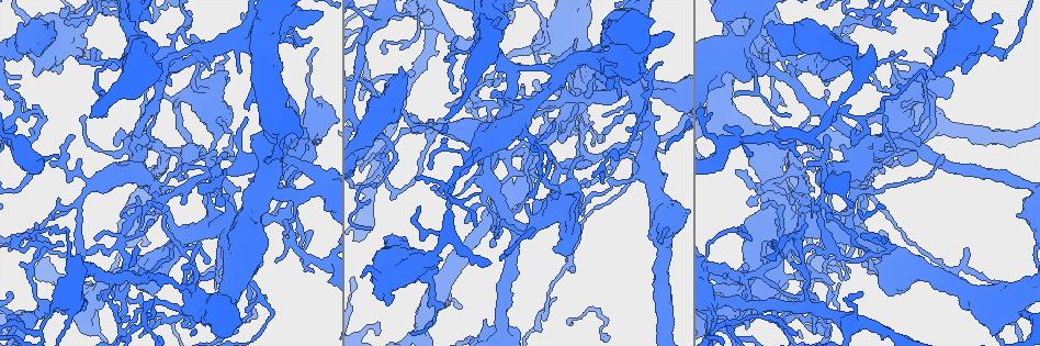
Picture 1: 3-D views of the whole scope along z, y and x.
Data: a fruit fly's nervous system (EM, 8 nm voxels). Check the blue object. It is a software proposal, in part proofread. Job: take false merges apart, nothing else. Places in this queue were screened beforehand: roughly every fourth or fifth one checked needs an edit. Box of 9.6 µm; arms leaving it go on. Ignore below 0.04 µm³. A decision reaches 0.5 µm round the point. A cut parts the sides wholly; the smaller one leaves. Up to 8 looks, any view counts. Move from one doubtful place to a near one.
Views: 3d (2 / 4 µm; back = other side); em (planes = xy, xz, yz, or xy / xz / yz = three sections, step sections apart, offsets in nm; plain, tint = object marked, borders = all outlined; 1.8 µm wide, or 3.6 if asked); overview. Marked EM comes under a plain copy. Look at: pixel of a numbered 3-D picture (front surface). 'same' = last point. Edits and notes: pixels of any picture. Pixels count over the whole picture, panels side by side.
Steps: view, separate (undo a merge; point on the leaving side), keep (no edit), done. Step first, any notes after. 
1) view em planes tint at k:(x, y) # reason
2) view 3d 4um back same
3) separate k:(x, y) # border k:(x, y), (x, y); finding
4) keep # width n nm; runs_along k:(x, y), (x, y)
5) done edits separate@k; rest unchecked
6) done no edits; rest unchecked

view 3d 2um back at 1:(797, 297) # touches itself

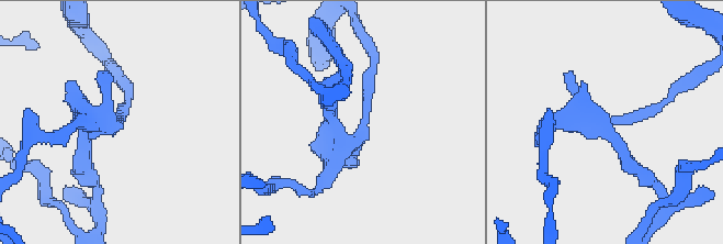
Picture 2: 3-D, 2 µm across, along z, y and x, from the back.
view em xy step 16 tint at 2:(358, 126) # now the EM

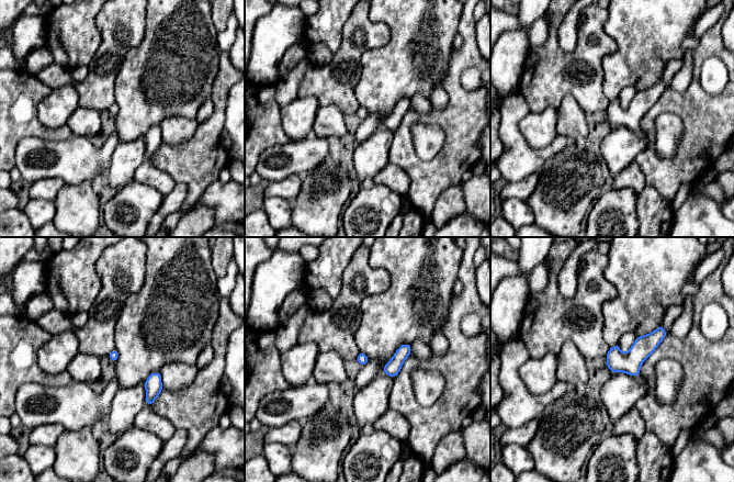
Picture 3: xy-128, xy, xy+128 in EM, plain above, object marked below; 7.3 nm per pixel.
view em planes tint same # another direction

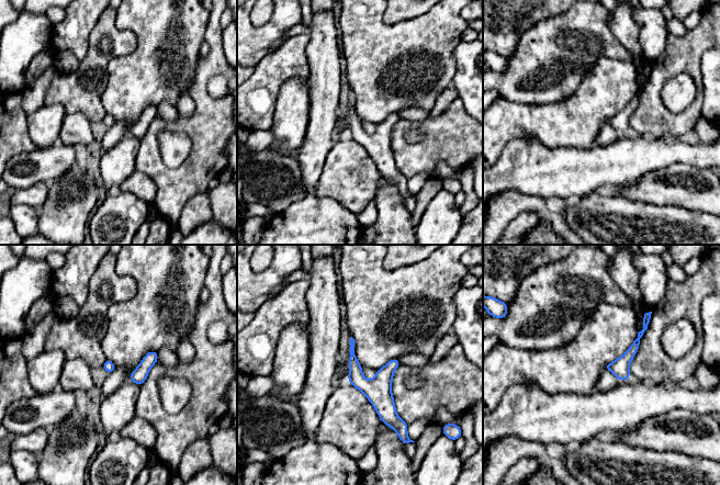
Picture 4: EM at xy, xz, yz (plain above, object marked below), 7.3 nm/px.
keep # width 80 nm; runs_along 4:(352, 357), (355, 374), (394, 424); one neuron here

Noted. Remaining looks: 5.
view em yz step 4 tint at 1:(20, 141) # thin arm on a thick one

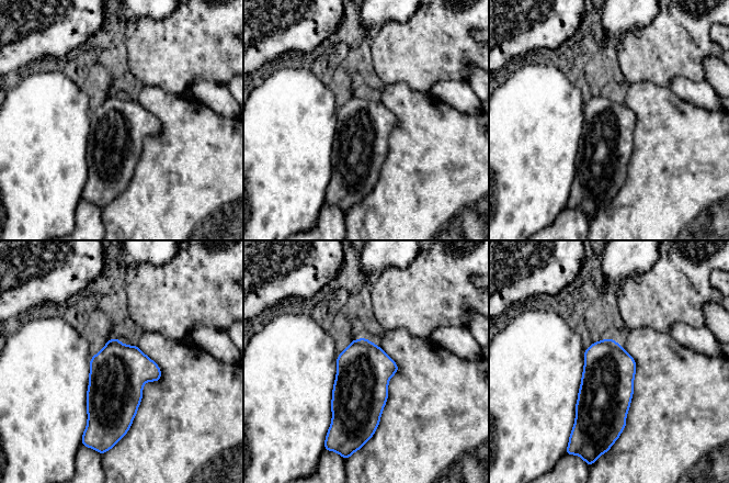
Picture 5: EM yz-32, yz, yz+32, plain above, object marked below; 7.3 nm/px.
view em planes borders same # another direction

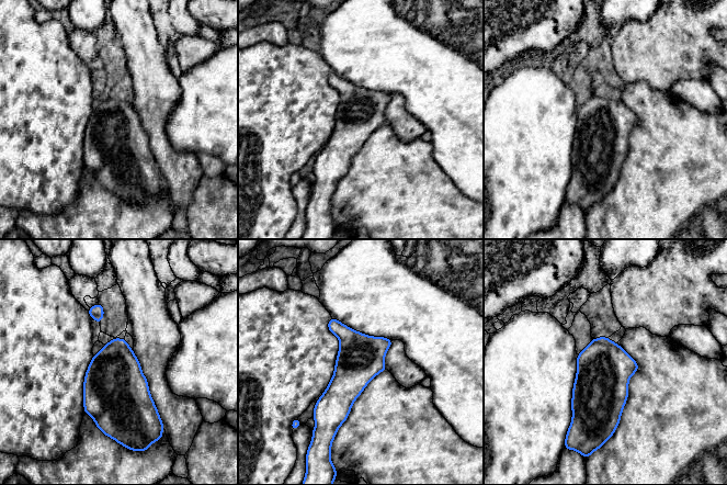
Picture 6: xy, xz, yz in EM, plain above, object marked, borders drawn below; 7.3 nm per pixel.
keep # width 340 nm; one neuron here

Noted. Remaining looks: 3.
view 3d 4um at 1:(738, 50)

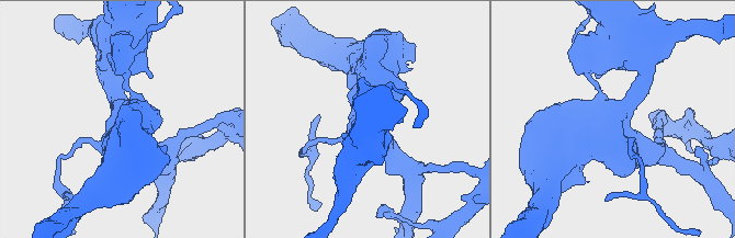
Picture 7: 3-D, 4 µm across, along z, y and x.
view em 3.6um planes borders at 7:(615, 128)

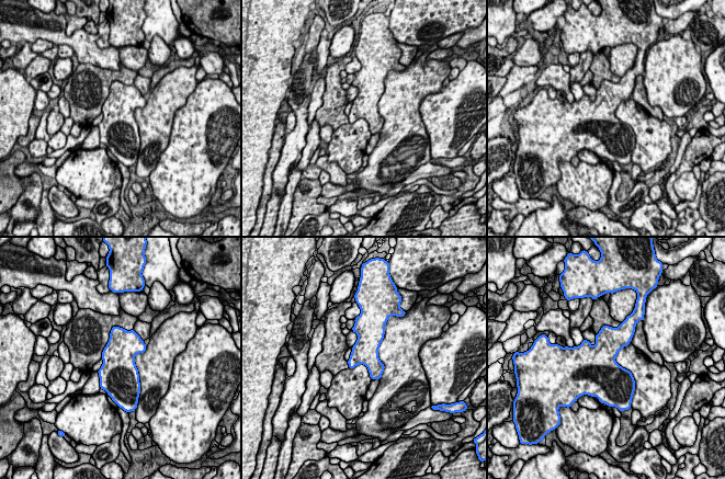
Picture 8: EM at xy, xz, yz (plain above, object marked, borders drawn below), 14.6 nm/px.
keep # continuous, no second neuron

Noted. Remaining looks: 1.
view em planes tint at 1:(432, 287) # calibre changes

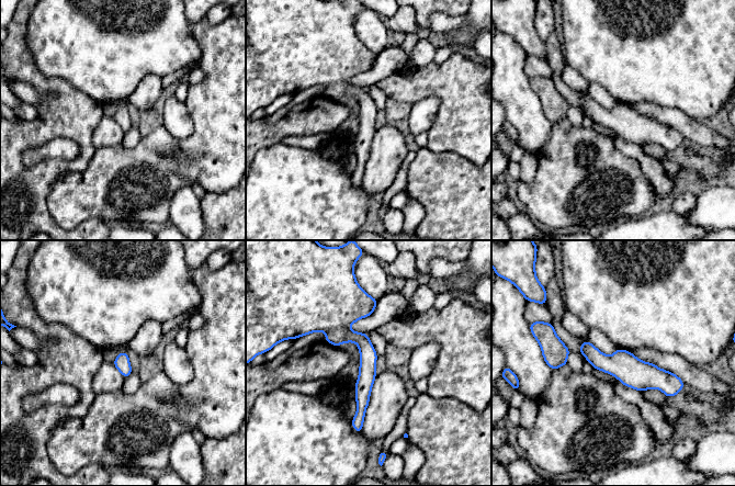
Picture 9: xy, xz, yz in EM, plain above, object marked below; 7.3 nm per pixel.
keep # runs_along 9:(363, 297), (347, 316), (366, 349), (358, 428); all the same neuron

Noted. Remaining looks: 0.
done no edits; rest unchecked

